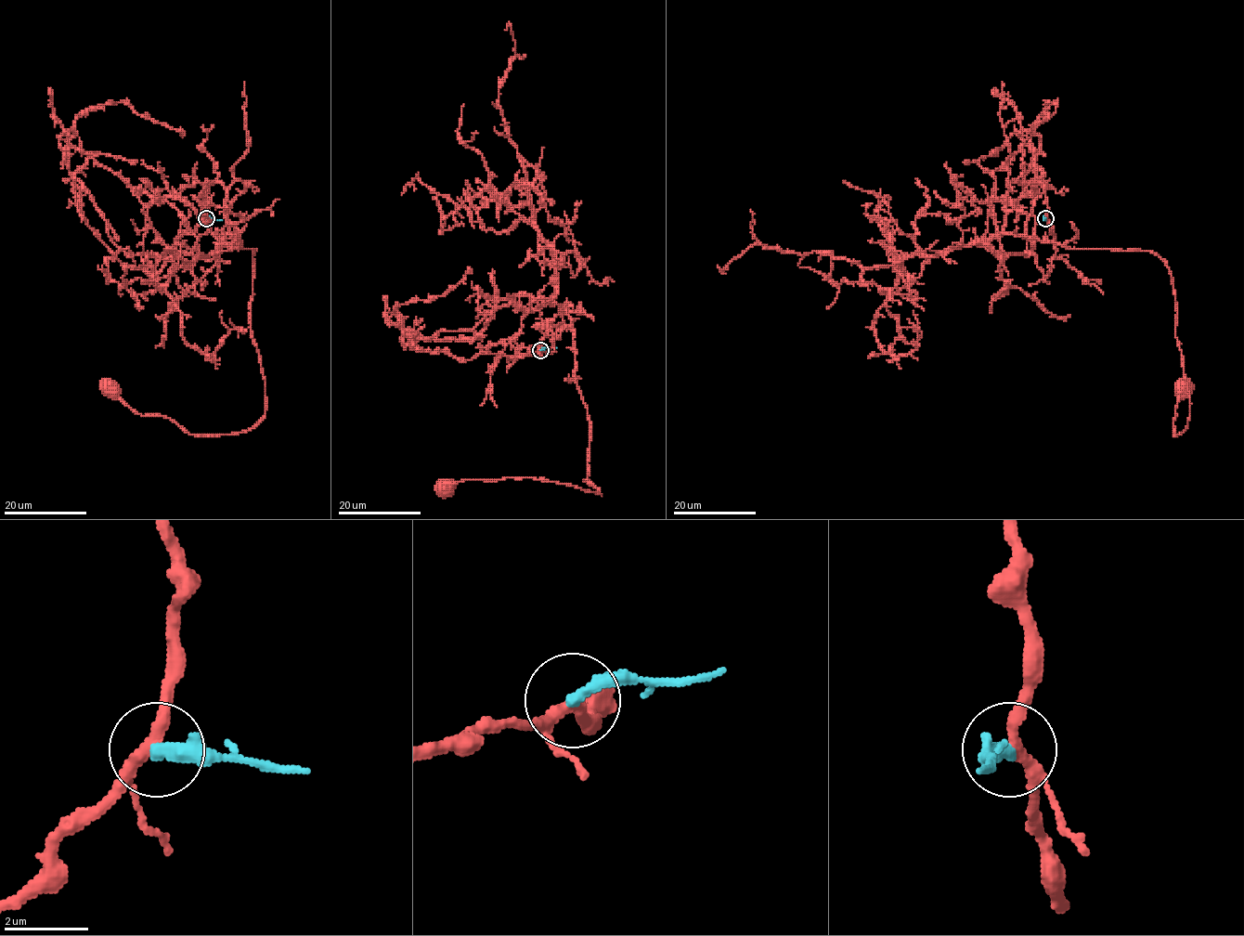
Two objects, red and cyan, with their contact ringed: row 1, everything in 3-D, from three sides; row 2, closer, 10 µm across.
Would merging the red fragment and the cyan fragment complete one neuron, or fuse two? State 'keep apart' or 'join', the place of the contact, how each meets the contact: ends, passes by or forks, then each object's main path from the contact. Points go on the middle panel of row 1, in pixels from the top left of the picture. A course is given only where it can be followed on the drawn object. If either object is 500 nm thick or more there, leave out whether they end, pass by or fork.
keep apart | (540, 350) | red passes by | cyan ends | red via (540, 350), (547, 325), (566, 311), (590, 426), (585, 481), (602, 494), (507, 477), (446, 489) | cyan via (540, 350), (556, 347)

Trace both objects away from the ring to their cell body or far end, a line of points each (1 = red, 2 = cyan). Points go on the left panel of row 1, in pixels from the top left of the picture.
1: (205, 218), (205, 184), (220, 182), (227, 227), (256, 251), (265, 414), (191, 435), (110, 388)
2: (205, 218), (221, 220)

